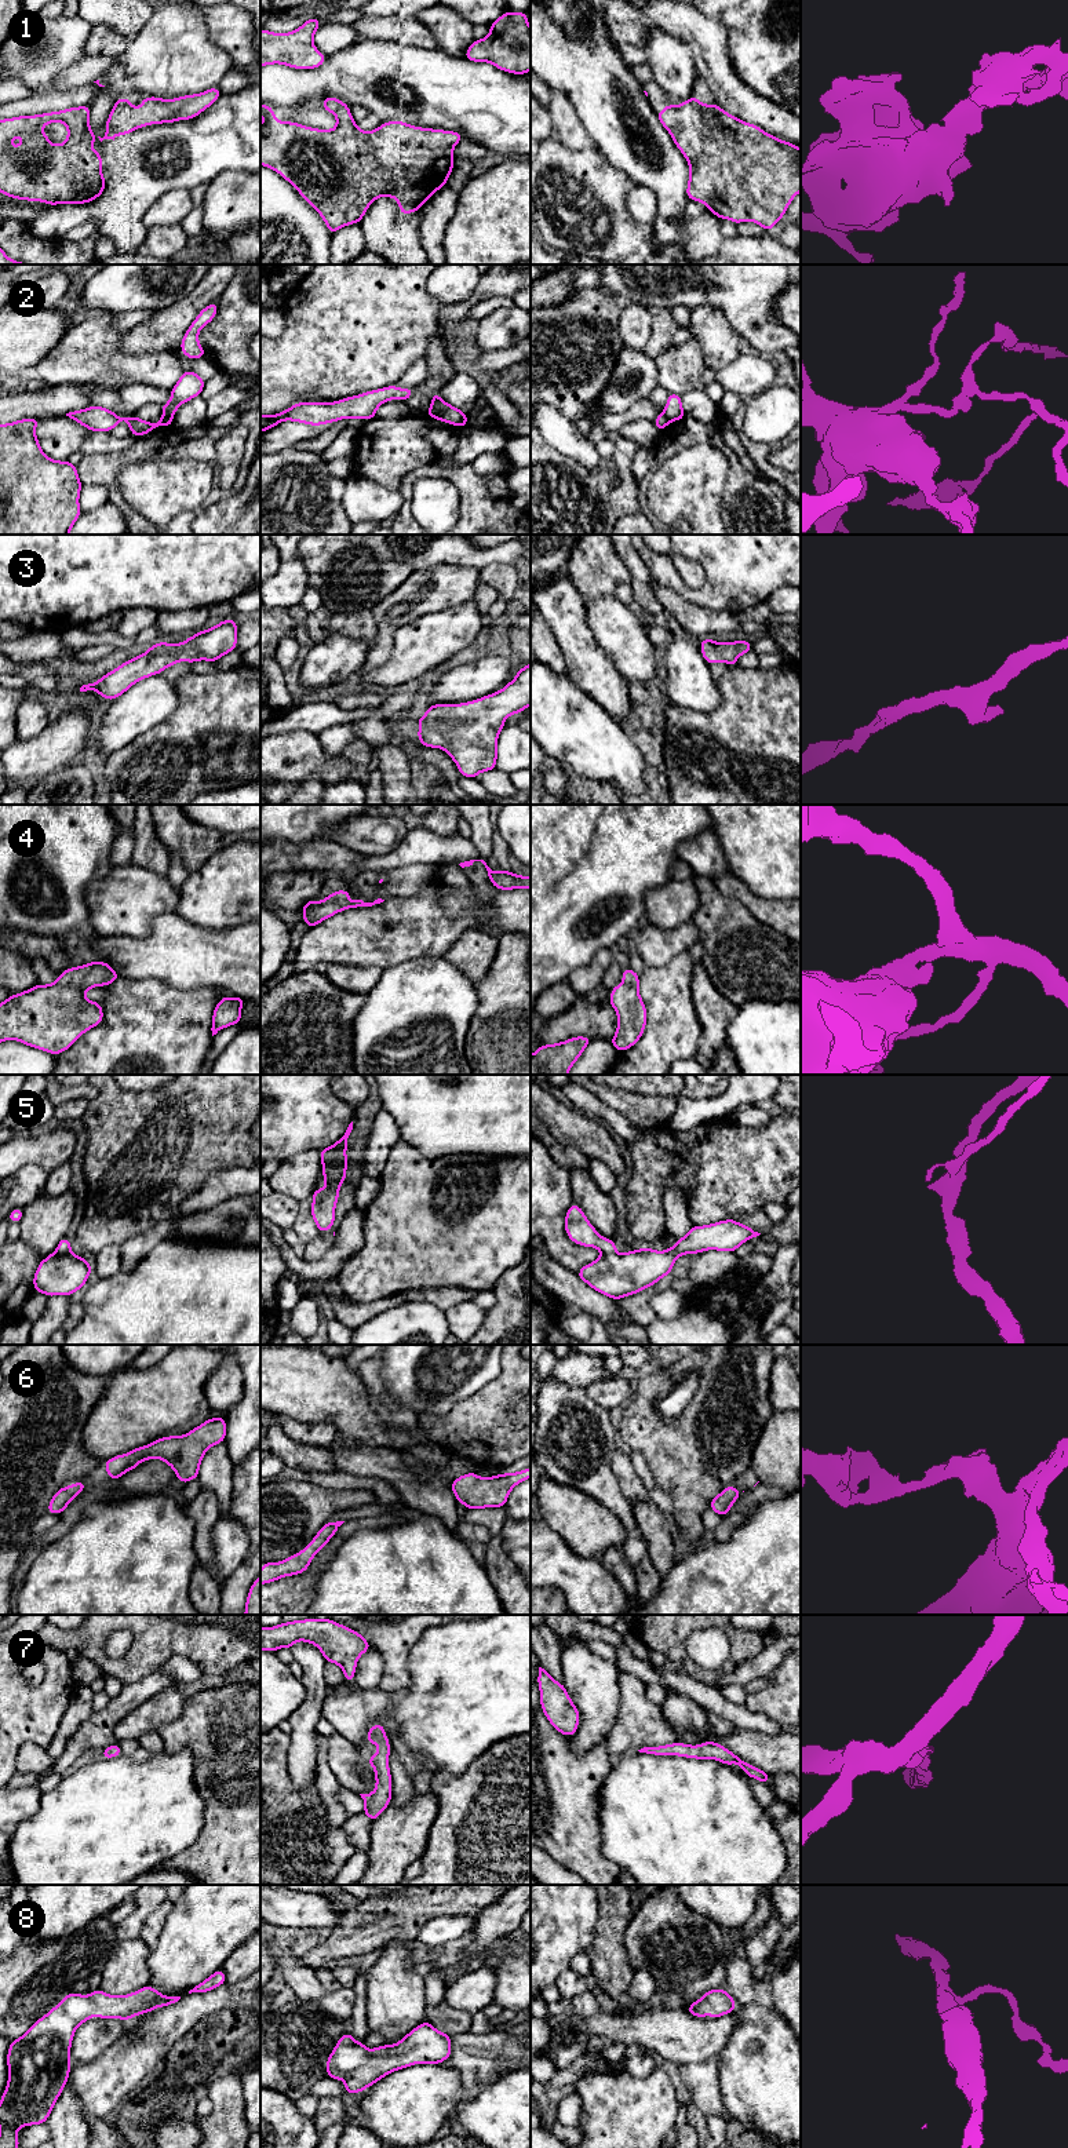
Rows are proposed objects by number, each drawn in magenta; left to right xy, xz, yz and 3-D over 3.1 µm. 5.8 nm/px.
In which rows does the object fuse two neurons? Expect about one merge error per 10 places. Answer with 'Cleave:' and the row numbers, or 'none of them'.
Cleave: 2

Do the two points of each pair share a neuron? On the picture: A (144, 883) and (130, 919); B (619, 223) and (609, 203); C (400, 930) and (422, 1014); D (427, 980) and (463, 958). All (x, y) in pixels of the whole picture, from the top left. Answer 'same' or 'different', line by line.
A: same
B: same
C: different
D: different

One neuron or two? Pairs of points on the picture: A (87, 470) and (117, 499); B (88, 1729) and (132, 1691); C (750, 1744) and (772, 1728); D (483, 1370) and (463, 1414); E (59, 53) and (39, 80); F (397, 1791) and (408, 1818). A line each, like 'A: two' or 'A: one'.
A: one
B: one
C: two
D: two
E: one
F: two

